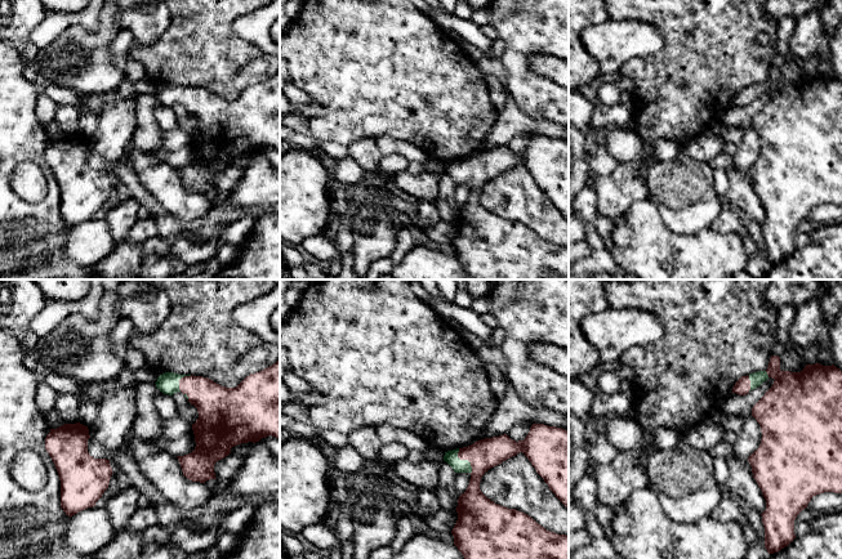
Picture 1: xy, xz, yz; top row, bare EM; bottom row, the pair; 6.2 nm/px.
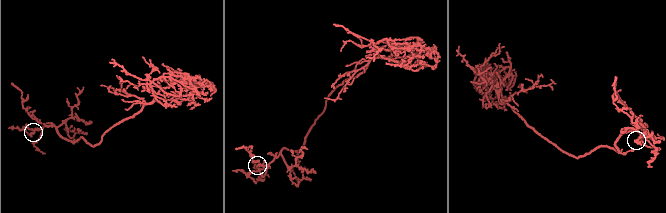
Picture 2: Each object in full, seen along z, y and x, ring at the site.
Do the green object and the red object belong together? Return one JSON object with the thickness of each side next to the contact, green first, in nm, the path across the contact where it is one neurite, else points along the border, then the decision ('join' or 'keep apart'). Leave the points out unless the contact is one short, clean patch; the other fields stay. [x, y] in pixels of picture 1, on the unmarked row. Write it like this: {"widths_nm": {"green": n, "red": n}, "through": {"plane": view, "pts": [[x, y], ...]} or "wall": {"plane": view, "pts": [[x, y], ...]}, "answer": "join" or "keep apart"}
{"widths_nm": {"green": 80, "red": 190}, "through": {"plane": "xz", "pts": [[451, 169], [466, 171], [477, 170], [485, 165]]}, "answer": "join"}

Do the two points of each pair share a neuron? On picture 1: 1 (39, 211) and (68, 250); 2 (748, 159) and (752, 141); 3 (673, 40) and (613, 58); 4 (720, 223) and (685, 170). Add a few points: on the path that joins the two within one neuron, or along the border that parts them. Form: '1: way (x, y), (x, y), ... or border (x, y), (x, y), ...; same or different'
1: border (68, 229), (62, 253), (68, 259), (85, 265); different
2: way (748, 155), (751, 144); same
3: border (642, 21), (660, 34), (663, 45), (637, 58); different
4: border (722, 210), (708, 227); different

